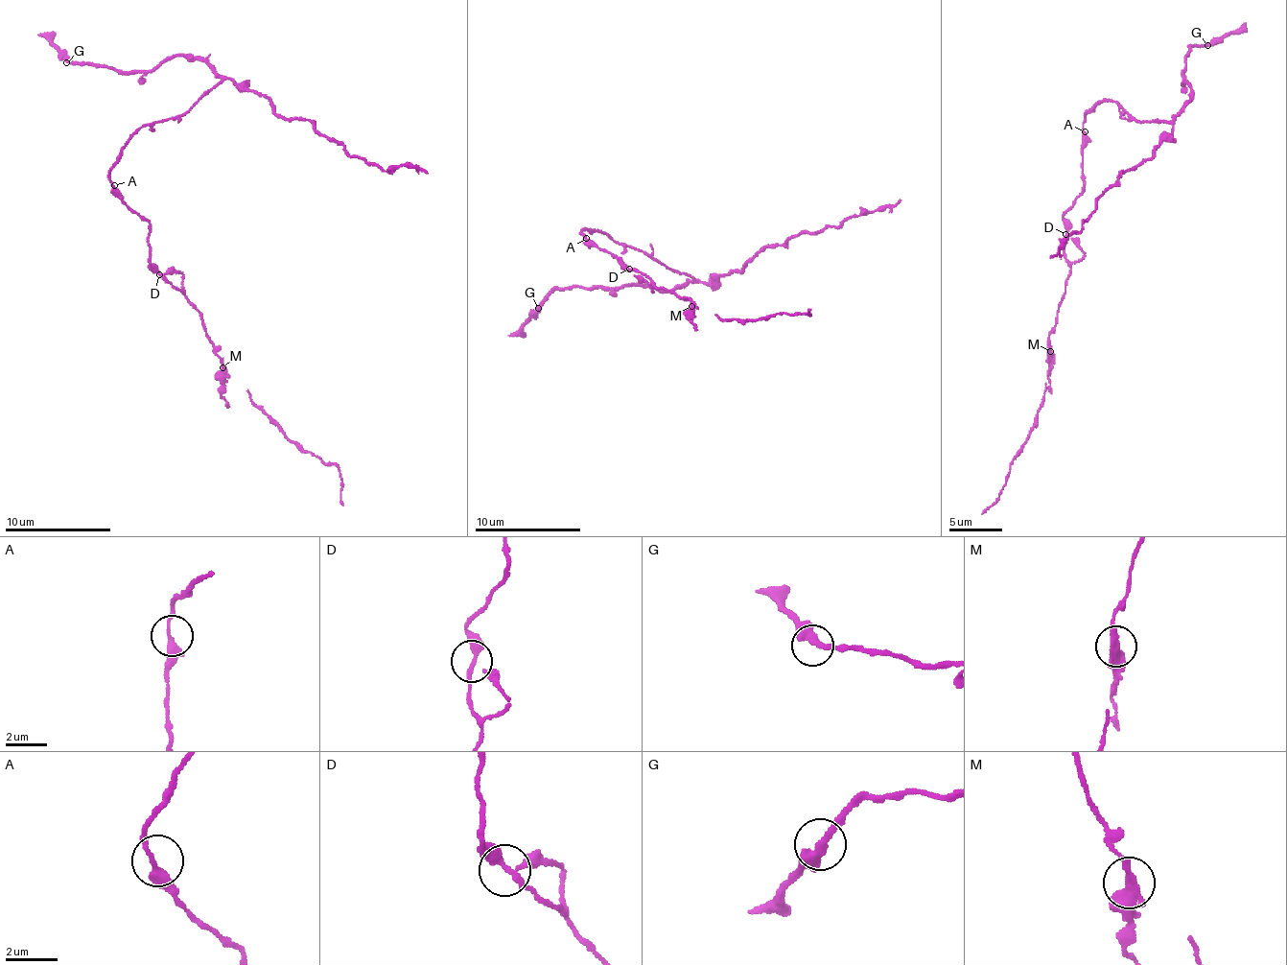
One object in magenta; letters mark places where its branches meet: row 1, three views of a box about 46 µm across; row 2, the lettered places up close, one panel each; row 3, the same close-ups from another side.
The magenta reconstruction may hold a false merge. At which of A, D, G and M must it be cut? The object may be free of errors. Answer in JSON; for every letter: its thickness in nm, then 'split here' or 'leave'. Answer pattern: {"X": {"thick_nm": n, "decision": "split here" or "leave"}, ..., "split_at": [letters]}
{"A": {"thick_nm": 320, "decision": "leave"}, "D": {"thick_nm": 320, "decision": "leave"}, "G": {"thick_nm": 300, "decision": "leave"}, "M": {"thick_nm": 320, "decision": "split here"}, "split_at": ["M"]}

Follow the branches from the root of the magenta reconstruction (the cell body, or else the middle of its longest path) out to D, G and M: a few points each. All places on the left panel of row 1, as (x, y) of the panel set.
D: (114, 186), (114, 193), (149, 222), (149, 261), (151, 270), (159, 274)
G: (114, 186), (109, 169), (136, 132), (190, 111), (222, 81), (196, 57), (172, 55), (146, 71), (66, 62)
M: (114, 186), (114, 193), (149, 222), (151, 270), (183, 294), (198, 312), (206, 339), (214, 347), (222, 366)

